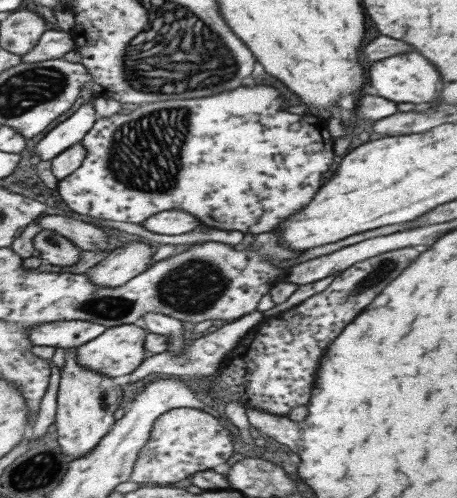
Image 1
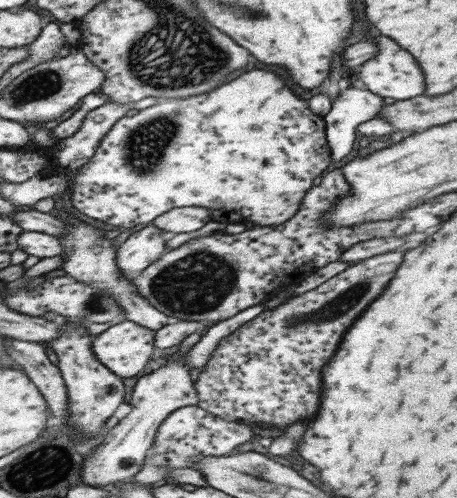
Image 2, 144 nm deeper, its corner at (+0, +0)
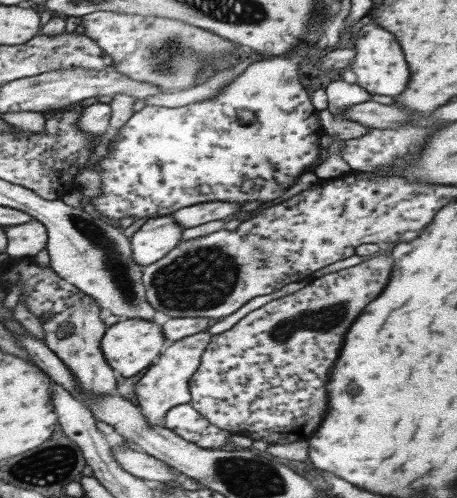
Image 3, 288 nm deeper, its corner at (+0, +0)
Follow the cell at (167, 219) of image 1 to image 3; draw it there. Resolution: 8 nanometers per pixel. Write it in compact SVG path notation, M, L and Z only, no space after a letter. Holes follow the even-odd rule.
M205 202L205 204L195 204L195 206L175 210L171 216L173 222L185 230L185 228L195 228L199 224L209 224L211 220L223 220L225 216L235 214L235 210L239 210L235 204Z

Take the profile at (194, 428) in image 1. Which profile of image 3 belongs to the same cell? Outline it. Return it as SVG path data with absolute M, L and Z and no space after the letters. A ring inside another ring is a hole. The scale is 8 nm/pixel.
M191 404L173 406L165 414L161 428L167 428L167 430L175 432L183 440L193 442L195 446L205 448L205 450L219 450L221 446L231 442L229 440L231 436L235 436L229 430L221 430L221 428L213 426Z

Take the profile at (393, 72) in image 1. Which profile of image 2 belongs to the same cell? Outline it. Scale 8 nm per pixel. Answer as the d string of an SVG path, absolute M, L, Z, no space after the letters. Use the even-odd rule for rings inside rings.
M377 36L375 42L379 46L379 52L373 60L367 60L363 66L355 70L357 78L365 84L369 92L381 98L393 98L395 102L403 102L407 98L419 98L419 94L423 94L425 90L425 84L423 84L423 72L417 66L417 62L413 60L413 56L407 50L399 48L395 42L391 42L389 38Z

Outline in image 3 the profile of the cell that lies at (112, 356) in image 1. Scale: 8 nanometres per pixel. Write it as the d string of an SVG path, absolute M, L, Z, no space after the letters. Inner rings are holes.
M123 318L115 322L113 326L109 326L101 338L101 352L103 352L105 362L125 378L131 378L143 368L149 368L163 354L165 348L167 348L167 342L163 338L161 326L157 326L155 322L147 322L147 320L125 320Z

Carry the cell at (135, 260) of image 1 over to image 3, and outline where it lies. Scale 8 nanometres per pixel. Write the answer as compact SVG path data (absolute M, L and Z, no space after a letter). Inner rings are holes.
M173 216L147 220L131 240L131 262L139 268L161 260L181 242L183 228L173 222Z

